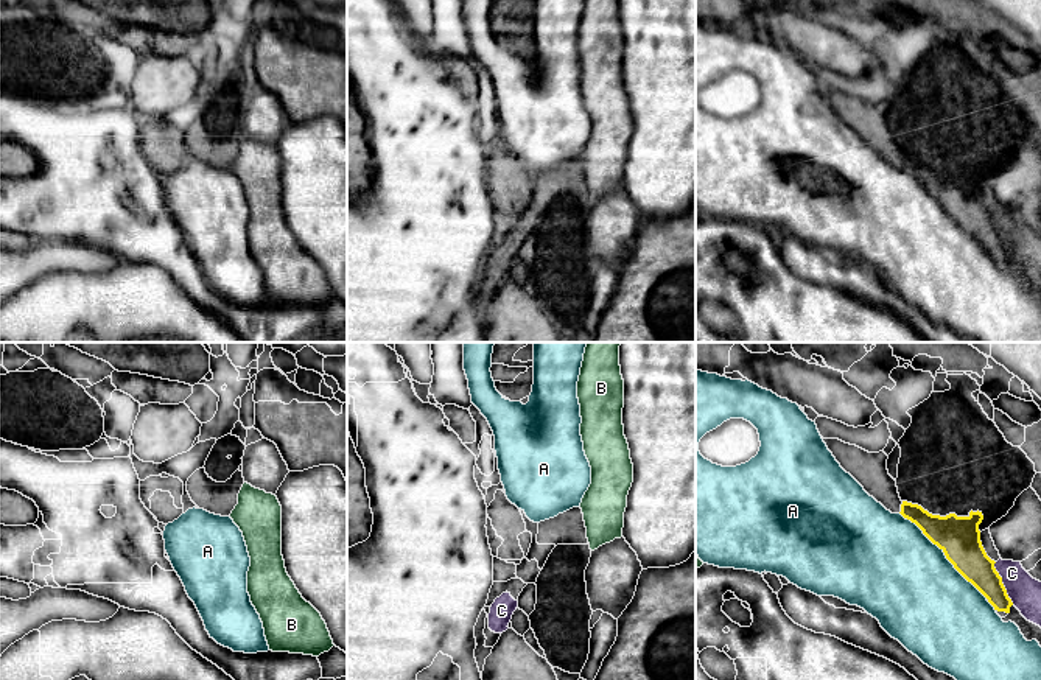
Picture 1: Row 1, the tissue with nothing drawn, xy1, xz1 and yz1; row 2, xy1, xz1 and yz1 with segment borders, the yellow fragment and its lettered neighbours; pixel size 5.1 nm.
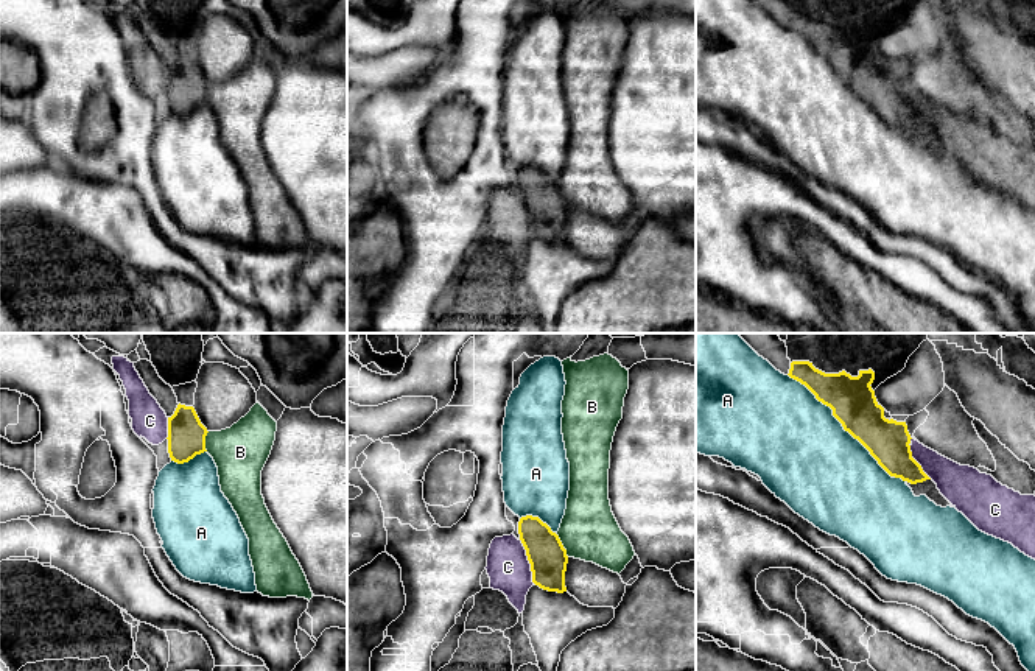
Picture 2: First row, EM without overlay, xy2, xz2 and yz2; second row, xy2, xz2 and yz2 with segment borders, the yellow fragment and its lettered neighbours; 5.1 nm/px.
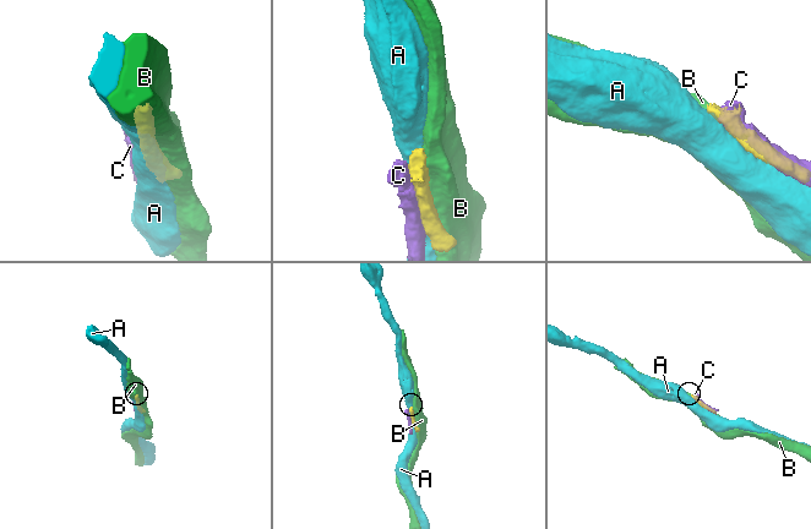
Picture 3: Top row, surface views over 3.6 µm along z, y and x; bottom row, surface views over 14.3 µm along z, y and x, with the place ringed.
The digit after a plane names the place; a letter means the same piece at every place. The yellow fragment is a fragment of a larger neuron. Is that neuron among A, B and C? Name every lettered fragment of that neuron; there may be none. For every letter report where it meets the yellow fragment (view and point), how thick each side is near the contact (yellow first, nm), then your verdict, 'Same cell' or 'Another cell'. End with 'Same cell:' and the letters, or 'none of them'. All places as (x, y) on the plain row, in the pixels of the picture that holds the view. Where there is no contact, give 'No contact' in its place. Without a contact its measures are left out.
A: Touches yellow at yz2 (839, 72). Thickness 240 nm (yellow) against 500 nm. Another cell
B: Touches yellow at xz2 (562, 196). Thickness 200 nm (yellow) against 300 nm. Another cell
C: Touches yellow at xz2 (528, 210). Thickness 200 nm (yellow) against 220 nm. Another cell
Same cell: none of them

